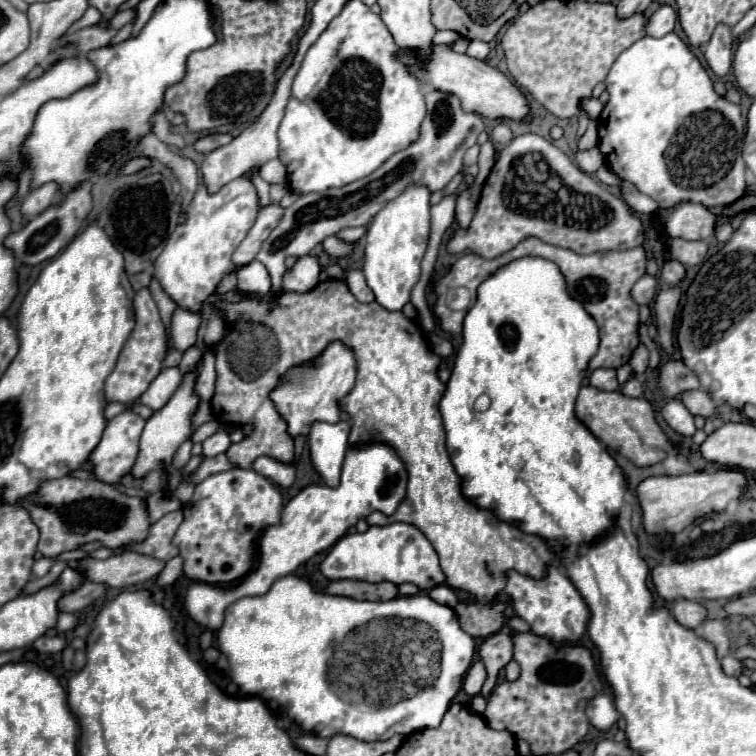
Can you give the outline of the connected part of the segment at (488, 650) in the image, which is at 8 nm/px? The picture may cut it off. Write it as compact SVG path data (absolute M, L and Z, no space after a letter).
M495 633L491 637L485 637L479 647L479 657L487 669L487 681L481 689L481 695L487 699L497 683L499 671L513 659L513 645L511 645L511 633Z

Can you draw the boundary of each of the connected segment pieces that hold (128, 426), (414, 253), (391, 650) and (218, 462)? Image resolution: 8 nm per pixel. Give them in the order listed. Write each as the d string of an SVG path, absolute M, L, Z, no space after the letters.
M123 411L117 417L113 417L111 421L107 421L101 441L97 443L97 447L87 457L87 463L93 465L93 477L97 481L115 485L121 481L121 477L131 473L131 469L137 461L137 455L139 455L139 437L143 433L143 425L145 425L143 417L139 417L133 411Z
M407 185L407 189L403 189L373 217L371 227L367 229L363 275L367 285L373 289L377 303L389 311L401 311L401 307L409 301L411 289L419 281L421 259L429 241L429 197L431 191L425 185Z
M287 575L275 581L275 585L261 597L243 597L233 605L229 605L225 613L225 623L217 633L217 647L229 659L233 683L235 683L235 671L237 671L237 685L241 693L277 701L303 731L309 731L319 737L333 737L337 733L343 733L359 741L385 741L385 739L391 739L395 733L411 735L427 727L437 727L445 711L449 709L451 701L455 699L457 691L461 689L463 677L475 655L475 641L459 627L455 611L435 603L429 595L411 595L411 597L399 595L391 601L357 601L351 597L333 597L321 591L313 591L313 587L305 579L295 575Z
M225 453L217 455L217 457L211 457L211 459L205 459L205 461L201 463L201 467L197 469L197 473L193 475L193 483L205 481L207 477L211 477L211 475L215 475L215 473L221 473L221 471L227 471L227 469L231 469L231 467L235 467L235 465L227 459Z

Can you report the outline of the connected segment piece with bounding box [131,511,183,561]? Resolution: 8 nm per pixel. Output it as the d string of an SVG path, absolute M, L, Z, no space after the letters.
M171 511L163 515L149 527L149 535L143 543L133 545L131 549L161 561L169 561L179 555L179 549L173 545L173 535L177 527L183 523L183 511Z

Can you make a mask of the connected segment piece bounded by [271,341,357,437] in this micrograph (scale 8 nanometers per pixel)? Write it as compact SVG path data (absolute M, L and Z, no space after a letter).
M333 341L319 359L307 365L299 365L291 369L279 385L271 391L271 401L277 405L279 413L285 417L289 425L289 433L293 437L297 435L307 435L311 423L315 421L329 421L337 423L339 421L339 399L343 399L355 385L355 355L353 351L343 345L341 341Z

